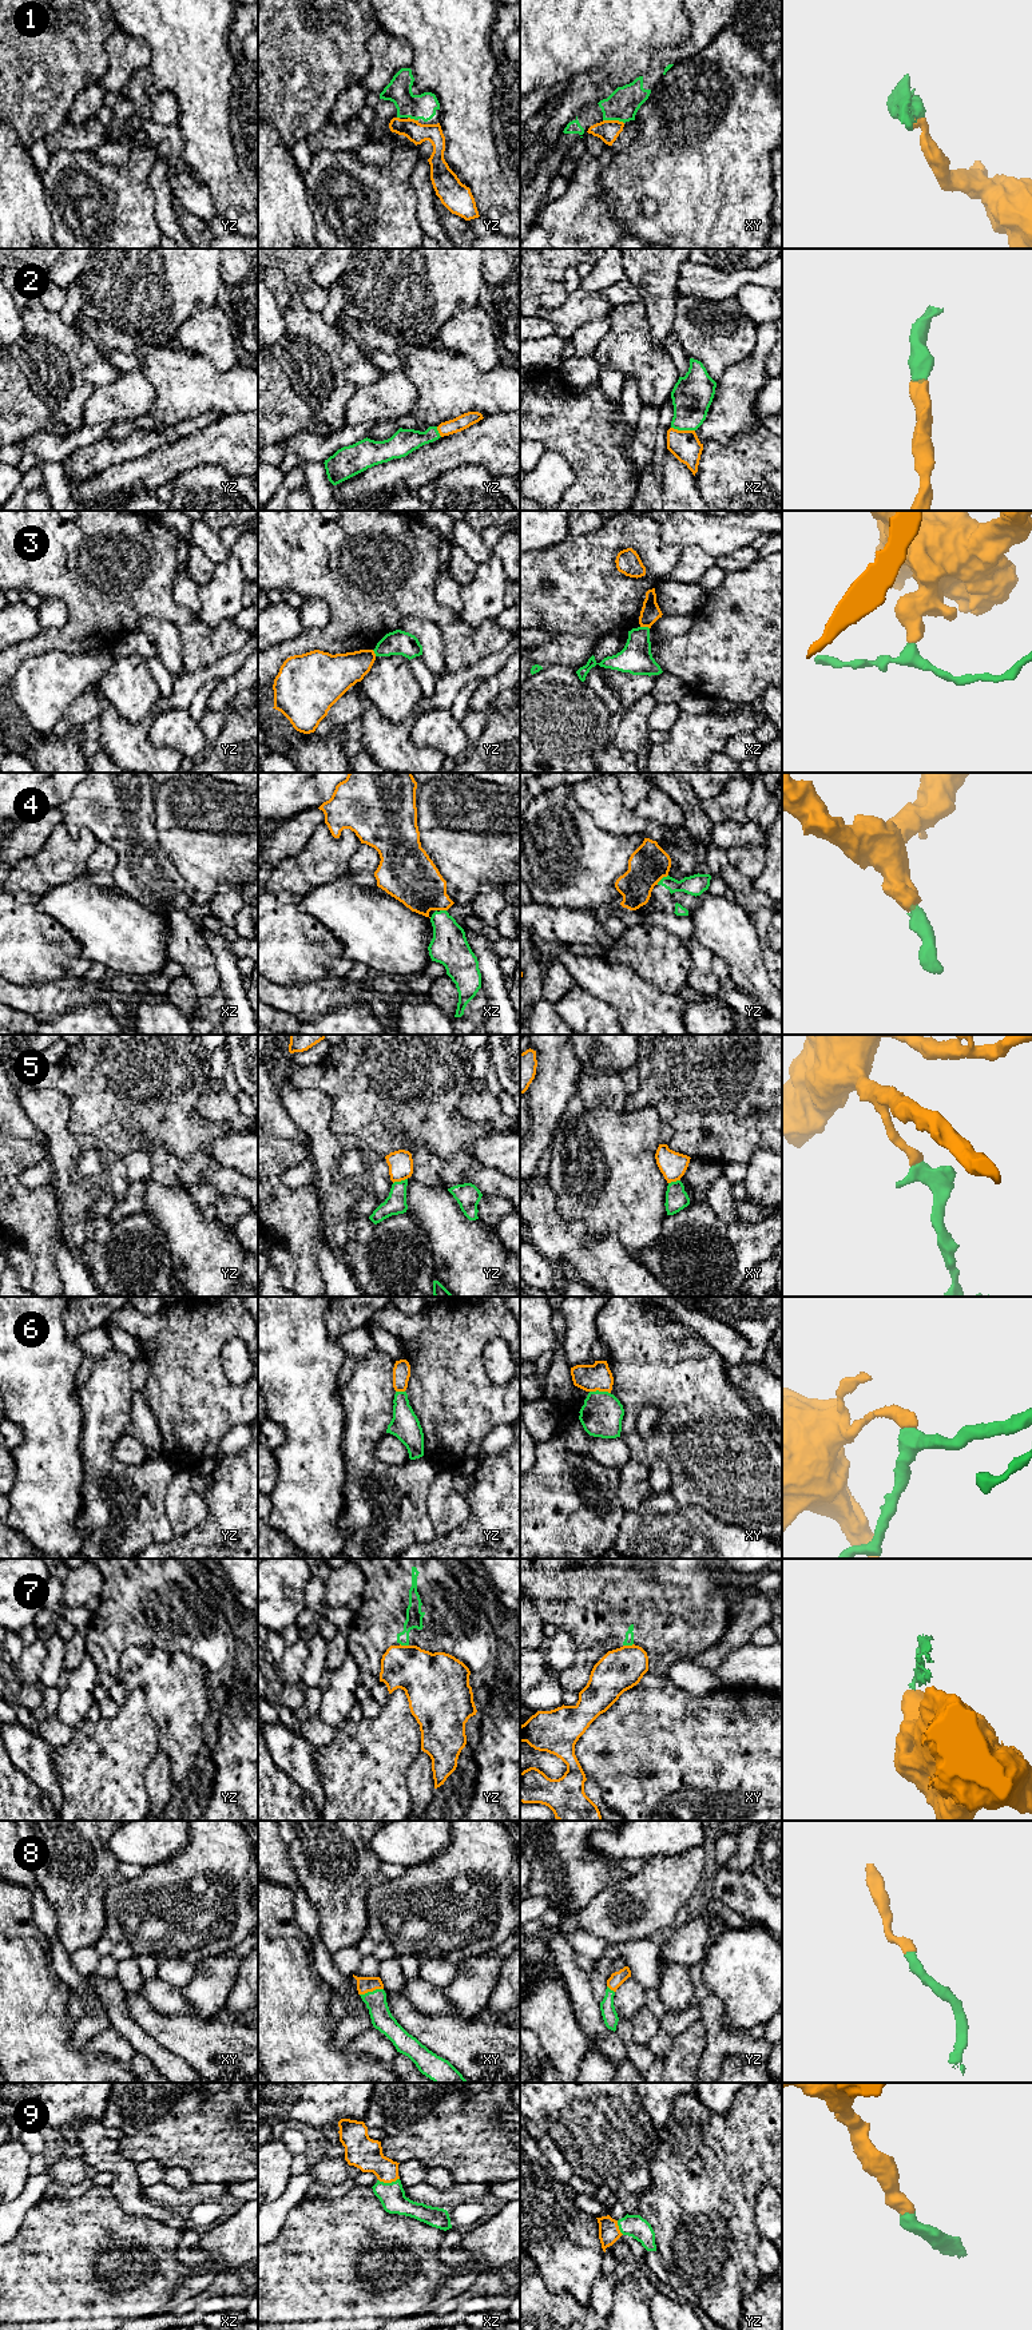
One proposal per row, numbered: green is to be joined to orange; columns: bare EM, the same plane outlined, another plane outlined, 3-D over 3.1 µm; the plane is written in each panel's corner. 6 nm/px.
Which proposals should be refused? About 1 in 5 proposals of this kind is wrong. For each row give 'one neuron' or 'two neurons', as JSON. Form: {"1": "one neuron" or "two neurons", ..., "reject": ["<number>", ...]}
{"1": "two neurons", "2": "one neuron", "3": "two neurons", "4": "two neurons", "5": "two neurons", "6": "two neurons", "7": "two neurons", "8": "one neuron", "9": "one neuron", "reject": ["1", "3", "4", "5", "6", "7"]}

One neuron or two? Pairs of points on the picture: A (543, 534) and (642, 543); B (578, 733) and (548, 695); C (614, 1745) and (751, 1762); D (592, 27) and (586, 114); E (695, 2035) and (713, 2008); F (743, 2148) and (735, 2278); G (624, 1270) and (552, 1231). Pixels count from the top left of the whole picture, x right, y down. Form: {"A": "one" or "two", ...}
{"A": "two", "B": "one", "C": "one", "D": "two", "E": "two", "F": "one", "G": "one"}

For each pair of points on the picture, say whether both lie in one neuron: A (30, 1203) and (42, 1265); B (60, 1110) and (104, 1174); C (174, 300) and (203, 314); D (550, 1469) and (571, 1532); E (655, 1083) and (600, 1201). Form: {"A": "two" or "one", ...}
{"A": "one", "B": "one", "C": "two", "D": "one", "E": "two"}

